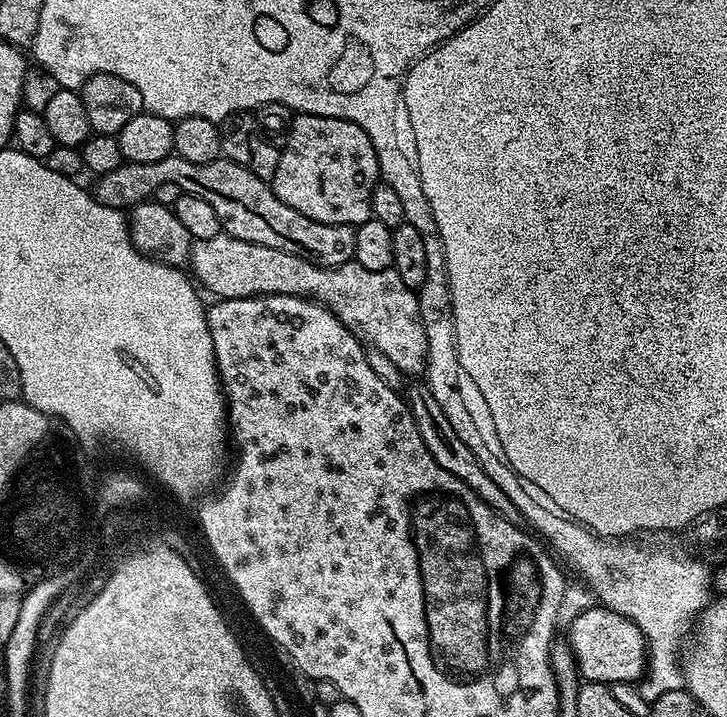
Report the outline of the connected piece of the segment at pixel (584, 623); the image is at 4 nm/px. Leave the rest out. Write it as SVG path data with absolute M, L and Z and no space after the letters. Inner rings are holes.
M603 606L588 608L572 620L566 643L576 659L576 669L593 684L631 684L643 677L648 666L648 642L642 630L622 614Z

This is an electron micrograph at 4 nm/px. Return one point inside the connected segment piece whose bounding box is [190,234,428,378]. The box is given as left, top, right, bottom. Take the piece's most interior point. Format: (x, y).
(376, 304)

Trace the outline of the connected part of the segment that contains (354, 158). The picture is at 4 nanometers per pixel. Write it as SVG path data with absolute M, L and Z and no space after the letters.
M301 112L293 115L288 134L283 137L278 170L274 170L270 183L274 194L282 198L286 206L294 206L298 214L306 214L306 218L314 218L314 222L323 224L355 226L373 219L371 196L380 181L378 154L362 126L346 122L342 118L326 118L318 114Z

